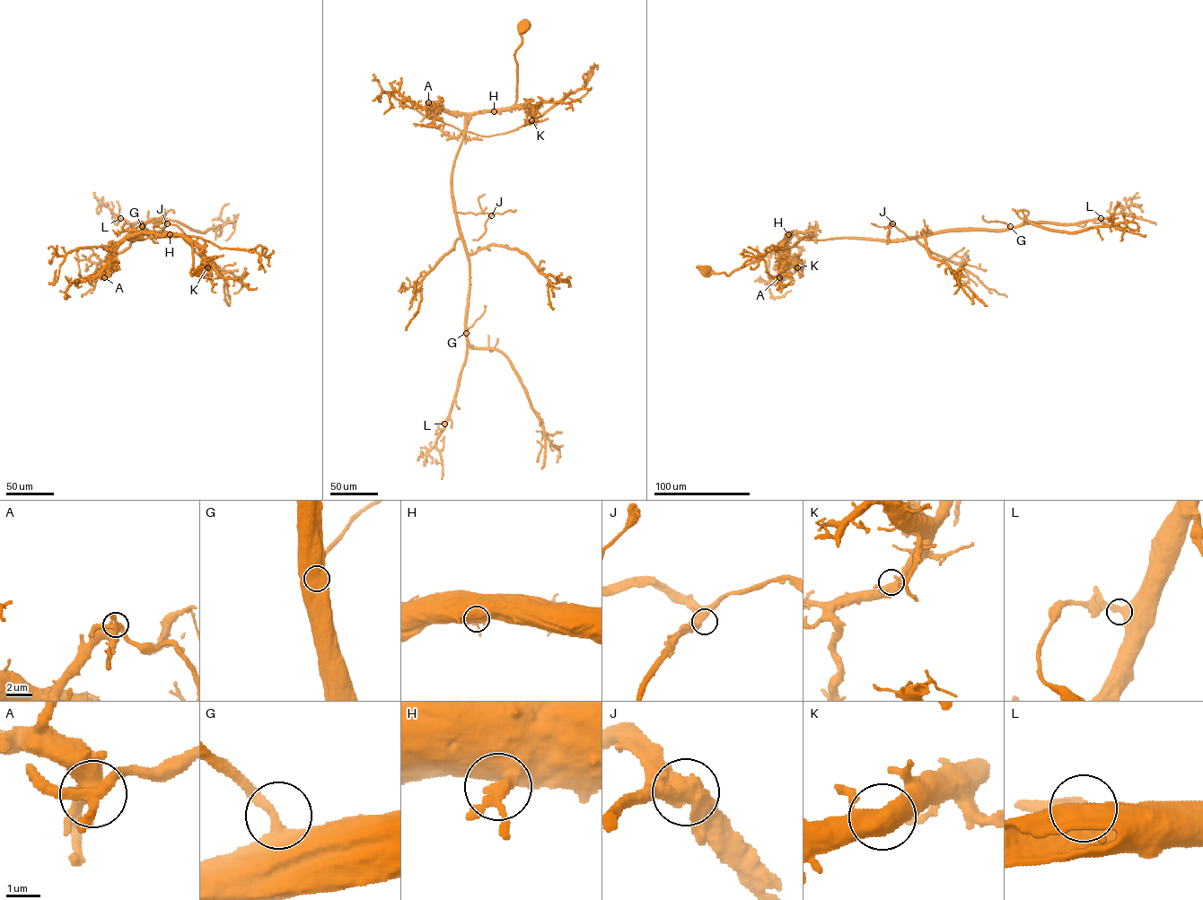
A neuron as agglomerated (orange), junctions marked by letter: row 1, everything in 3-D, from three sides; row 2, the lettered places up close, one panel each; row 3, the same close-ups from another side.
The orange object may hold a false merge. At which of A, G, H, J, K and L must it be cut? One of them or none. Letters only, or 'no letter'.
A

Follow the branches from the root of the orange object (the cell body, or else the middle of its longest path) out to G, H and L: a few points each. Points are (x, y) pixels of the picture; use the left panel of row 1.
G: (199, 268), (191, 275), (193, 246), (181, 237), (144, 231), (139, 240), (127, 239), (143, 233), (142, 226)
H: (199, 268), (197, 273), (191, 275), (191, 243), (183, 237), (170, 234)
L: (199, 268), (191, 275), (193, 246), (183, 238), (144, 231), (128, 240), (143, 224), (120, 218)

